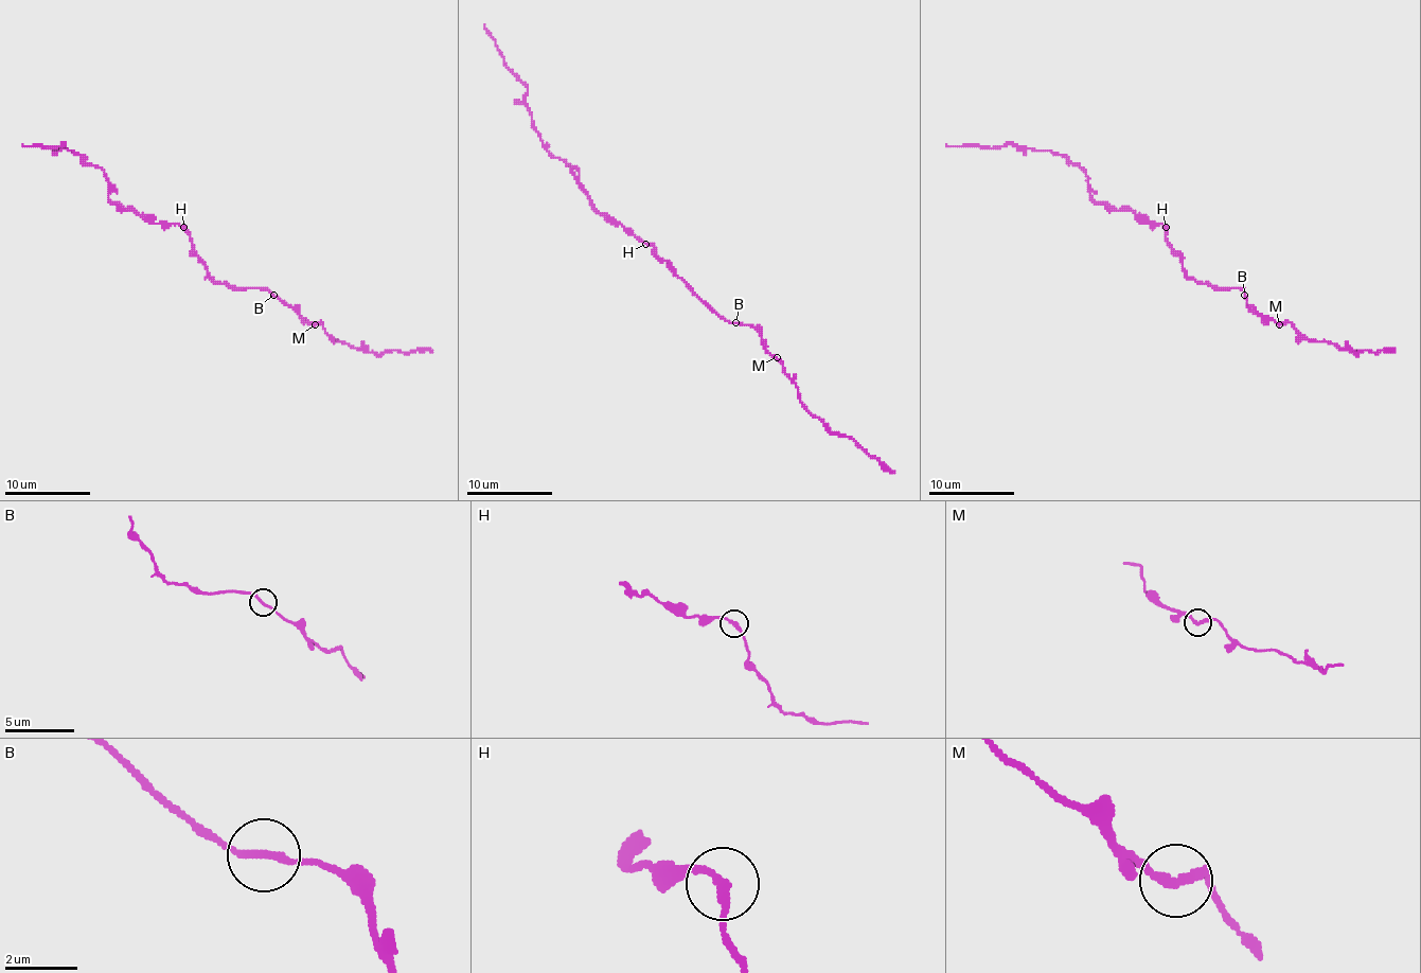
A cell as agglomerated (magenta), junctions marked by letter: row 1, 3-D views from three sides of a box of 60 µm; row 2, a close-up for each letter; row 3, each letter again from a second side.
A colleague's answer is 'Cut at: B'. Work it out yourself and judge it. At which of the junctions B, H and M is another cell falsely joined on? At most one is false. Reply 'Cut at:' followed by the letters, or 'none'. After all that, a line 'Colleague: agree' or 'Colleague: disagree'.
Cut at: none
Colleague: disagree

